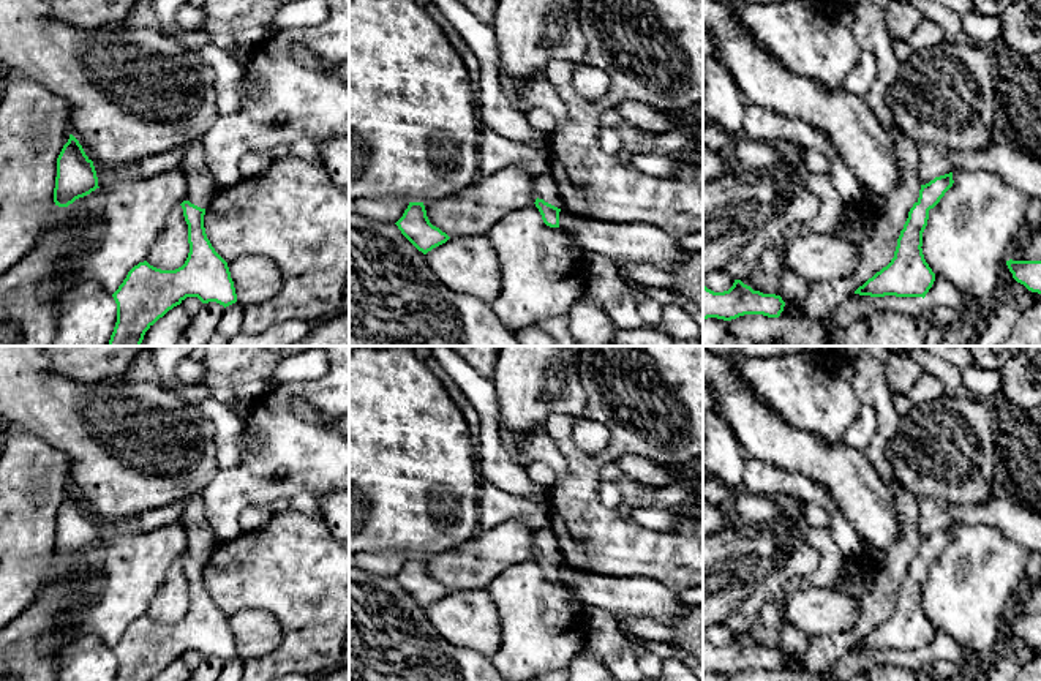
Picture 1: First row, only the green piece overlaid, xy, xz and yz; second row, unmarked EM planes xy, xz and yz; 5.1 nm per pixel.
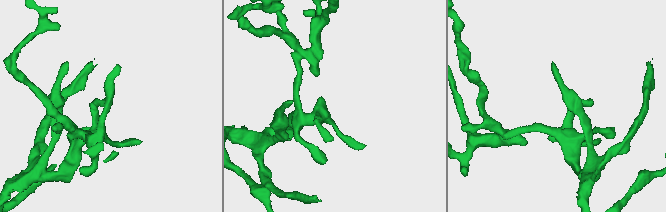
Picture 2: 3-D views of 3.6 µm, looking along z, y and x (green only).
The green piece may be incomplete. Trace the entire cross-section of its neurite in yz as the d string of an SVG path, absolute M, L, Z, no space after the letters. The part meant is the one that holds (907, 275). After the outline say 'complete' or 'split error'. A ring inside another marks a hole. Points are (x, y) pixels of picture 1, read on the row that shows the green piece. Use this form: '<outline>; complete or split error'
M949 172L921 185L919 198L910 209L897 239L894 258L859 286L855 294L870 297L926 297L935 281L935 273L923 254L923 232L927 226L929 210L940 202L953 183L953 172Z; complete

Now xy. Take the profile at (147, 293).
M182 204L188 224L190 253L175 270L161 270L147 261L134 265L112 294L117 322L107 346L141 346L145 332L186 297L224 308L237 302L227 262L215 251L204 228L205 209Z; complete

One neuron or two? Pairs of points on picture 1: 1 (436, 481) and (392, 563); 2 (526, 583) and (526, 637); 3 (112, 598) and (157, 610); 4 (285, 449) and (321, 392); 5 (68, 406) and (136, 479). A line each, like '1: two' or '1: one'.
1: two
2: one
3: two
4: one
5: one

